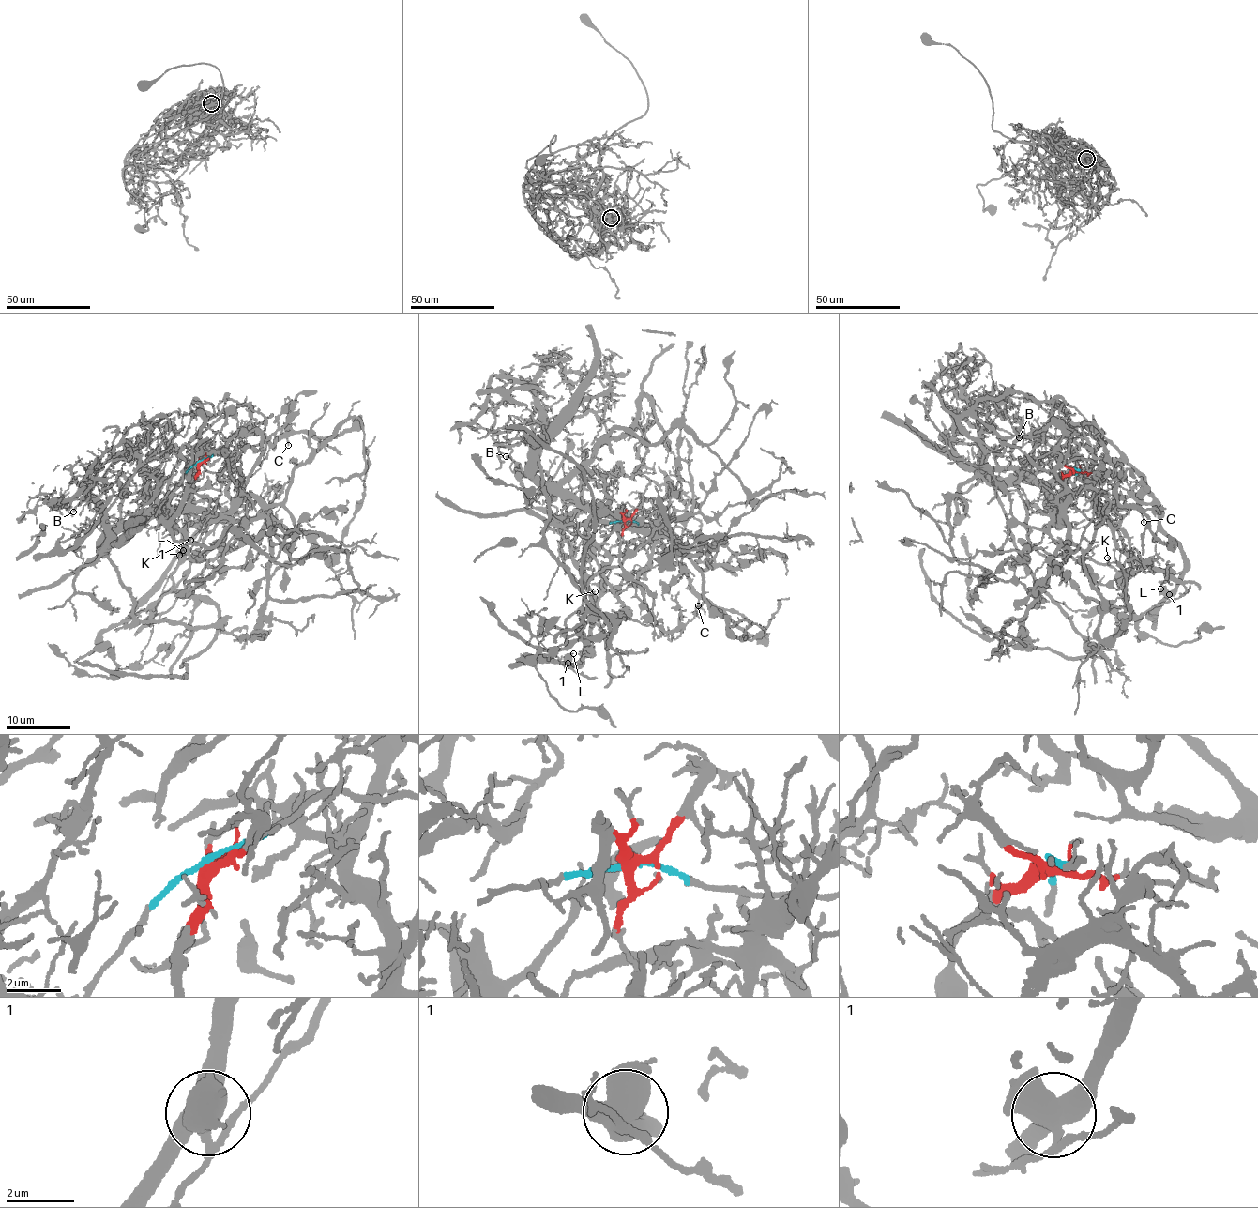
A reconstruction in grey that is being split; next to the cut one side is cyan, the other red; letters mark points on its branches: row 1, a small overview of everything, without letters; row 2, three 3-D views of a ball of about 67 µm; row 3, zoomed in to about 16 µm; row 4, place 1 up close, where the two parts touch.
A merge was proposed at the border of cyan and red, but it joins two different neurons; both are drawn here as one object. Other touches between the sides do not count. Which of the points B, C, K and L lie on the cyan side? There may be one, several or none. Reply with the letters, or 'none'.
K, L

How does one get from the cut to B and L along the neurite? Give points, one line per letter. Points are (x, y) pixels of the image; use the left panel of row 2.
B: (199, 463), (206, 447), (229, 456), (244, 483), (261, 435), (231, 415), (178, 449), (157, 437), (72, 512)
L: (199, 463), (168, 498), (204, 497), (220, 512), (219, 522), (176, 590), (165, 591), (183, 550)

